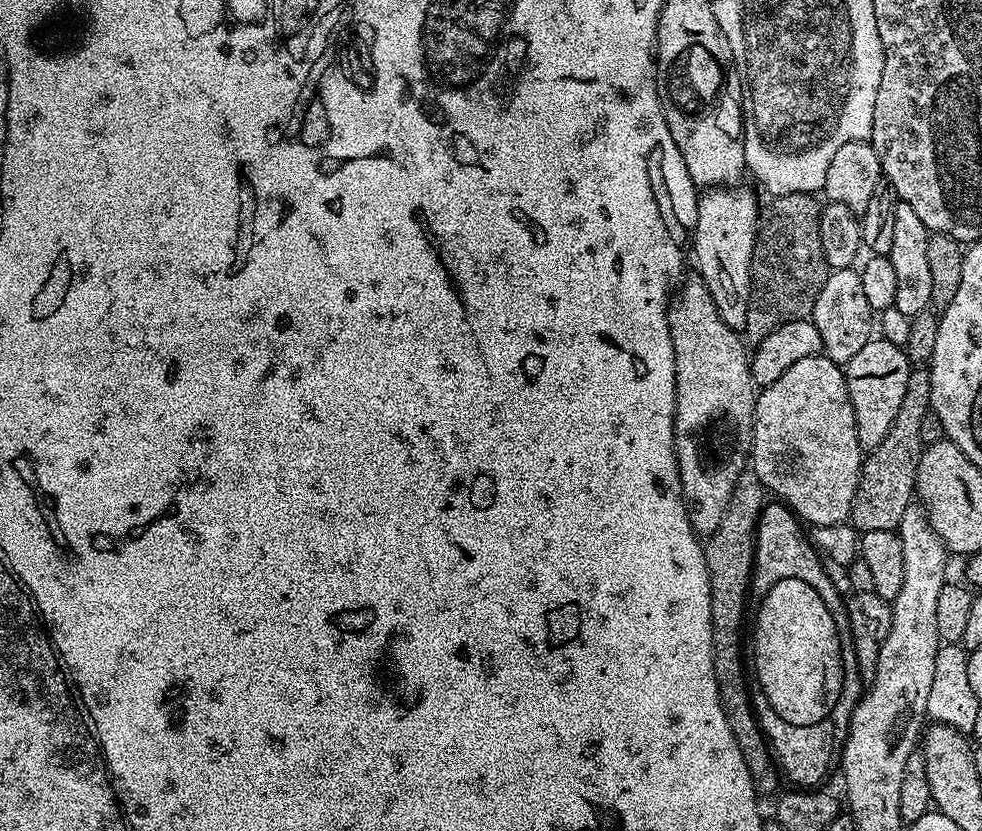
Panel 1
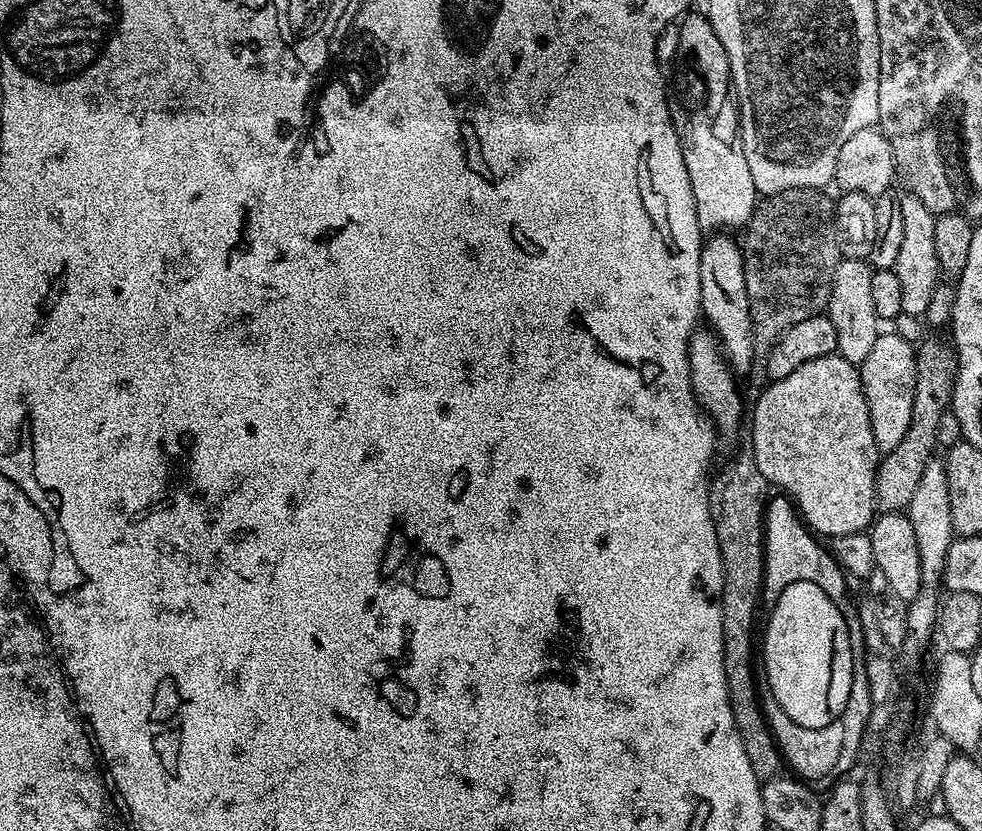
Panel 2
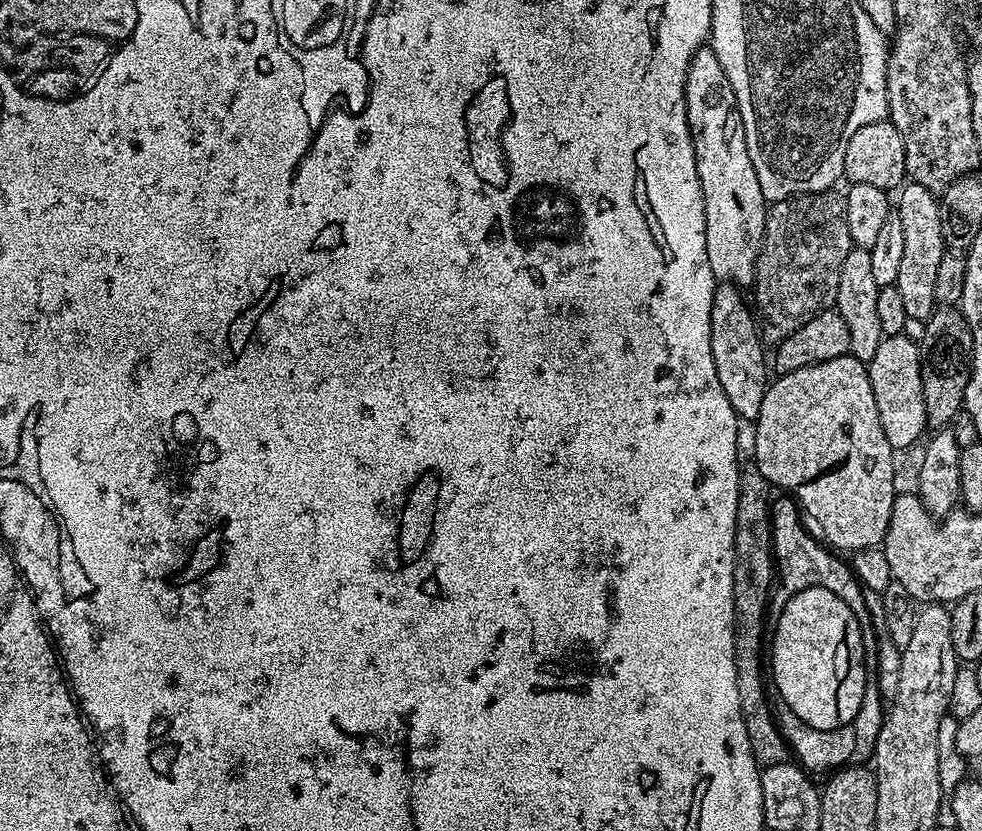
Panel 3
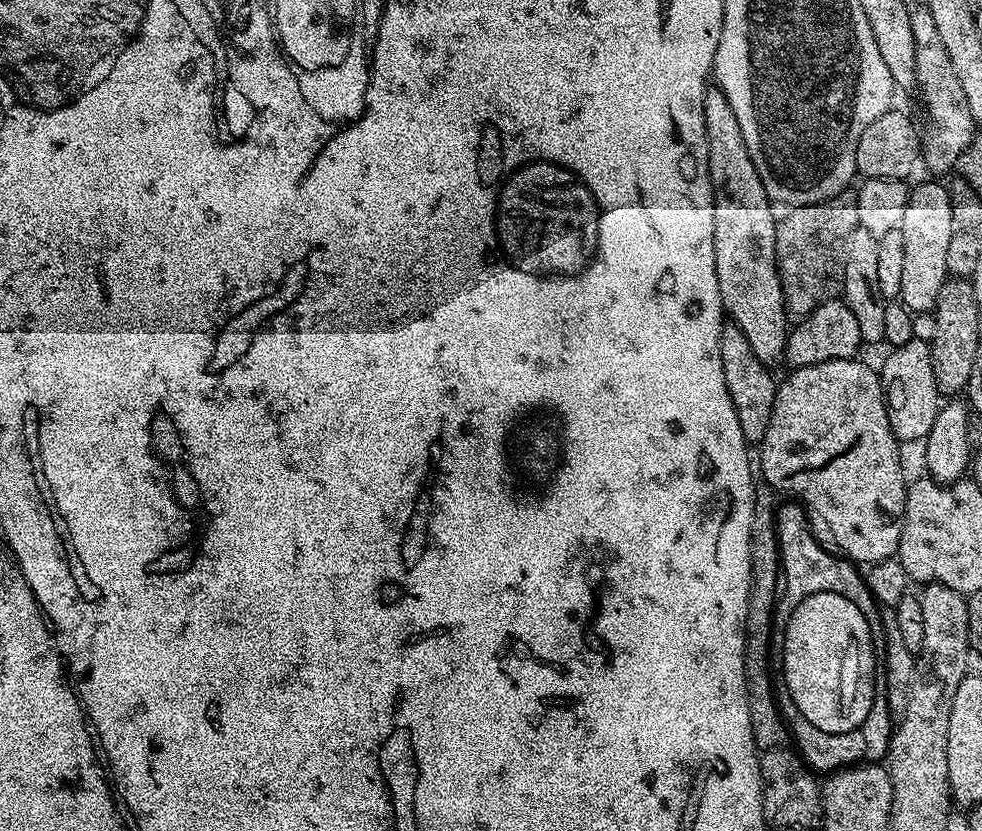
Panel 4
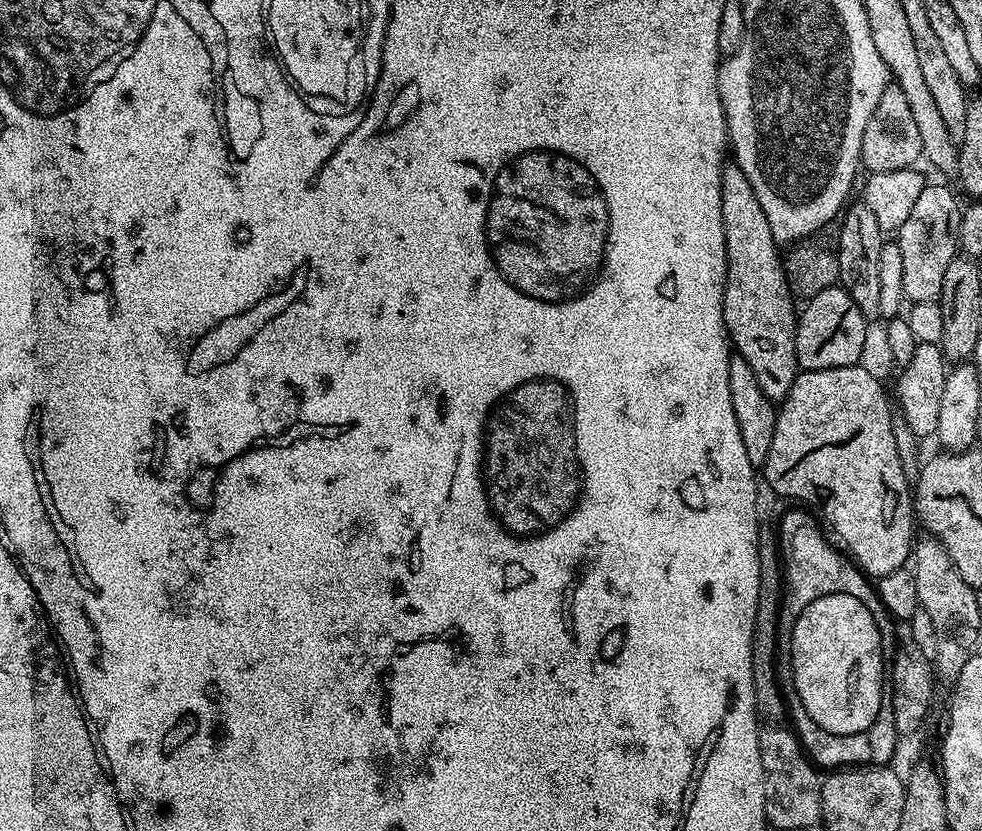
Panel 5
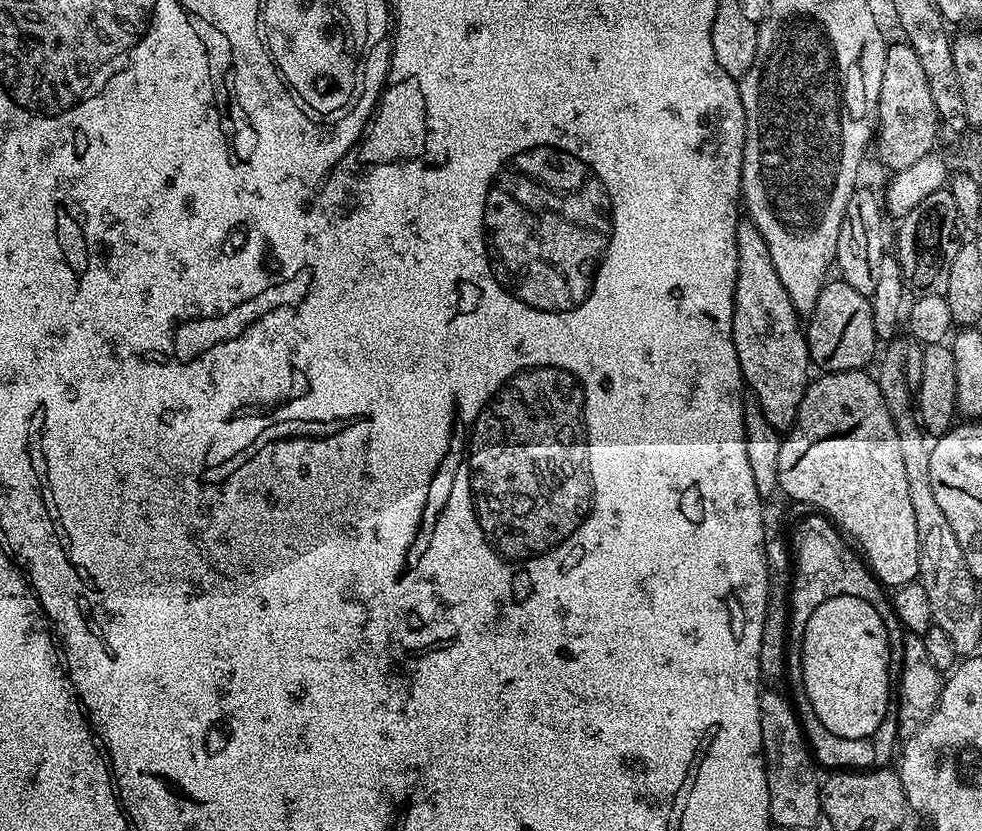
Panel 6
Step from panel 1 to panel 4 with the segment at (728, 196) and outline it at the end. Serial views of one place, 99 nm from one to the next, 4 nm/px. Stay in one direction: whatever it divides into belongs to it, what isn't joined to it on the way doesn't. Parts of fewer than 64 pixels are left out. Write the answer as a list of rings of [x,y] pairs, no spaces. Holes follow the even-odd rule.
[[[725,323],[722,334],[720,335],[720,349],[722,350],[722,374],[726,374],[726,390],[730,390],[730,402],[734,402],[734,414],[738,414],[738,426],[742,426],[742,434],[749,445],[759,445],[763,440],[766,430],[770,426],[770,414],[774,410],[774,398],[778,387],[777,377],[772,377],[769,365],[764,364],[754,354],[750,342],[746,342],[746,334],[738,330],[734,323]]]

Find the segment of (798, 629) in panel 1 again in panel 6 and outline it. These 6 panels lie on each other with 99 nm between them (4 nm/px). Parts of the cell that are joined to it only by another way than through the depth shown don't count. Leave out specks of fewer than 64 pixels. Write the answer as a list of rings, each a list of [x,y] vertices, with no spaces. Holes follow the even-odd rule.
[[[853,596],[830,598],[810,614],[800,647],[802,682],[818,722],[830,734],[868,738],[886,718],[888,695],[894,682],[888,673],[890,646],[886,626],[870,602]]]

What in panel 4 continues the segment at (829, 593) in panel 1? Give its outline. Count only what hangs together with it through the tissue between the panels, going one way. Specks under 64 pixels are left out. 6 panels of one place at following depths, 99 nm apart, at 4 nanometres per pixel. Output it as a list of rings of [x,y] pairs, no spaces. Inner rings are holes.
[[[788,502],[775,509],[776,543],[780,546],[780,566],[782,569],[782,591],[779,593],[772,618],[772,638],[769,646],[768,659],[773,665],[780,666],[784,662],[784,631],[788,625],[790,614],[810,594],[819,592],[837,592],[860,605],[862,614],[870,626],[874,656],[886,658],[888,638],[884,635],[884,616],[881,605],[877,604],[872,592],[868,589],[861,569],[853,561],[841,558],[835,551],[827,552],[812,537],[812,528],[808,525],[809,513],[800,502]],[[805,512],[805,513],[804,513]],[[808,515],[808,516],[807,516]],[[836,556],[837,557],[836,557]],[[840,559],[840,560],[839,560]],[[860,571],[860,572],[859,572]]]

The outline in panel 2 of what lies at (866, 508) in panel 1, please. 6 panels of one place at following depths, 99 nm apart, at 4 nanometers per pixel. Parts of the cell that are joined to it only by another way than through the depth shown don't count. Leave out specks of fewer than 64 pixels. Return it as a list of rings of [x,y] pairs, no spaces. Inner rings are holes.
[[[928,334],[915,345],[916,350],[916,381],[914,382],[914,410],[910,414],[910,430],[894,450],[883,453],[880,467],[876,470],[876,503],[884,512],[898,512],[907,509],[910,498],[914,498],[914,489],[922,478],[922,470],[926,470],[926,462],[934,458],[932,451],[937,451],[935,434],[942,414],[952,403],[952,387],[956,381],[956,371],[960,363],[956,360],[956,349],[951,339],[940,337],[940,334]]]

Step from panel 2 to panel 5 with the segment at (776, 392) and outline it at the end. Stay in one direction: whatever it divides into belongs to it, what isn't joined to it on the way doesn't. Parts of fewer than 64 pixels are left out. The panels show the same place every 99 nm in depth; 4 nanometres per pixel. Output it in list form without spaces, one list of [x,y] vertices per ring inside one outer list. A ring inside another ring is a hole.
[[[864,366],[850,368],[831,368],[830,370],[801,371],[796,377],[794,386],[790,386],[788,396],[779,405],[776,414],[776,429],[774,442],[770,442],[770,454],[762,466],[762,476],[768,479],[768,484],[780,496],[789,496],[792,502],[799,502],[809,509],[815,510],[823,519],[828,519],[827,527],[836,531],[835,539],[846,549],[857,568],[869,578],[879,578],[890,574],[894,570],[905,567],[914,552],[914,539],[912,540],[912,520],[914,524],[914,496],[910,491],[910,476],[904,471],[904,463],[900,461],[898,446],[894,446],[894,430],[892,417],[894,408],[888,405],[888,396],[880,385],[880,380],[872,372],[867,372]]]

